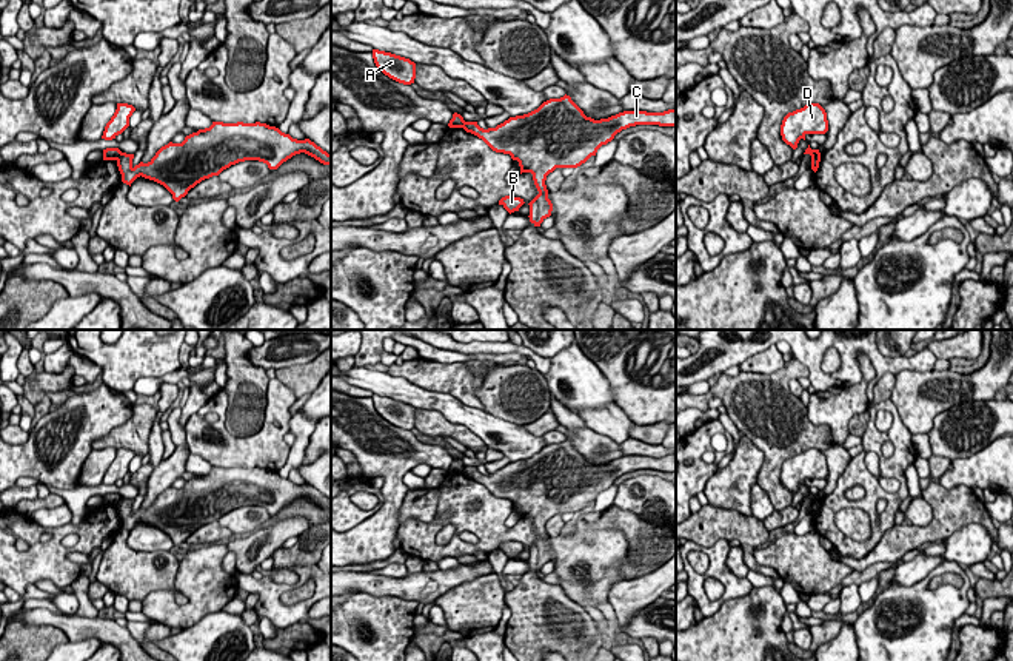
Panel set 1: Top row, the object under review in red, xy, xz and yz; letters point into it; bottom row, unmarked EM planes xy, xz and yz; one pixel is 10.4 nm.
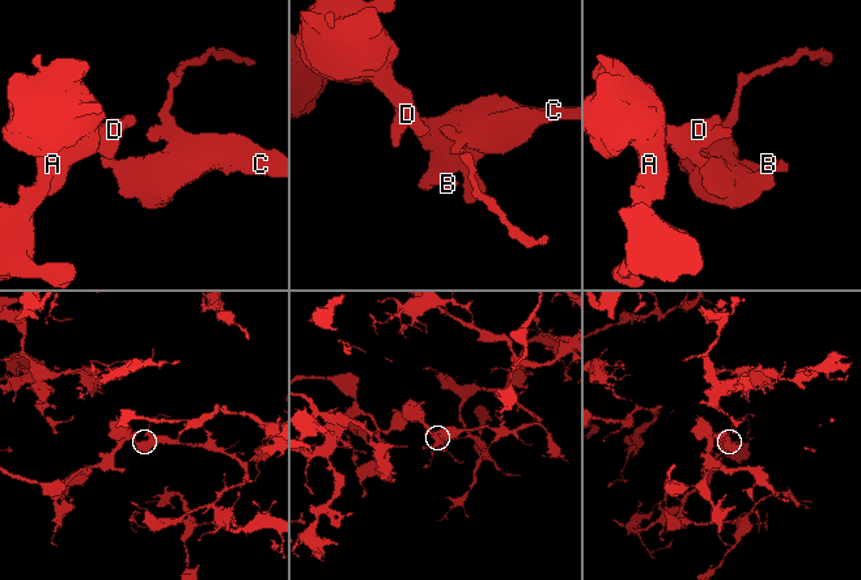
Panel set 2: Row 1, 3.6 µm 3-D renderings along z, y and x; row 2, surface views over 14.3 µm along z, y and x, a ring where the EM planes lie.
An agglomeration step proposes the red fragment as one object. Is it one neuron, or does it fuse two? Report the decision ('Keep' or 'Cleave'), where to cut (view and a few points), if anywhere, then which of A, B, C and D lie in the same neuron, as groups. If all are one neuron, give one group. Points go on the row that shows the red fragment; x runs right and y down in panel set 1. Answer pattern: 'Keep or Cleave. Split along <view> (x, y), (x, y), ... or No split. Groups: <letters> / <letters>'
Cleave. Split along xy (122, 153), (116, 159). Groups: A D / B C

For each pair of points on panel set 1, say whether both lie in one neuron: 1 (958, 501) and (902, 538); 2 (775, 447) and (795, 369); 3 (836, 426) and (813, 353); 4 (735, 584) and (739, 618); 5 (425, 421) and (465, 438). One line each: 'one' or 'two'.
1: one
2: one
3: two
4: two
5: one

